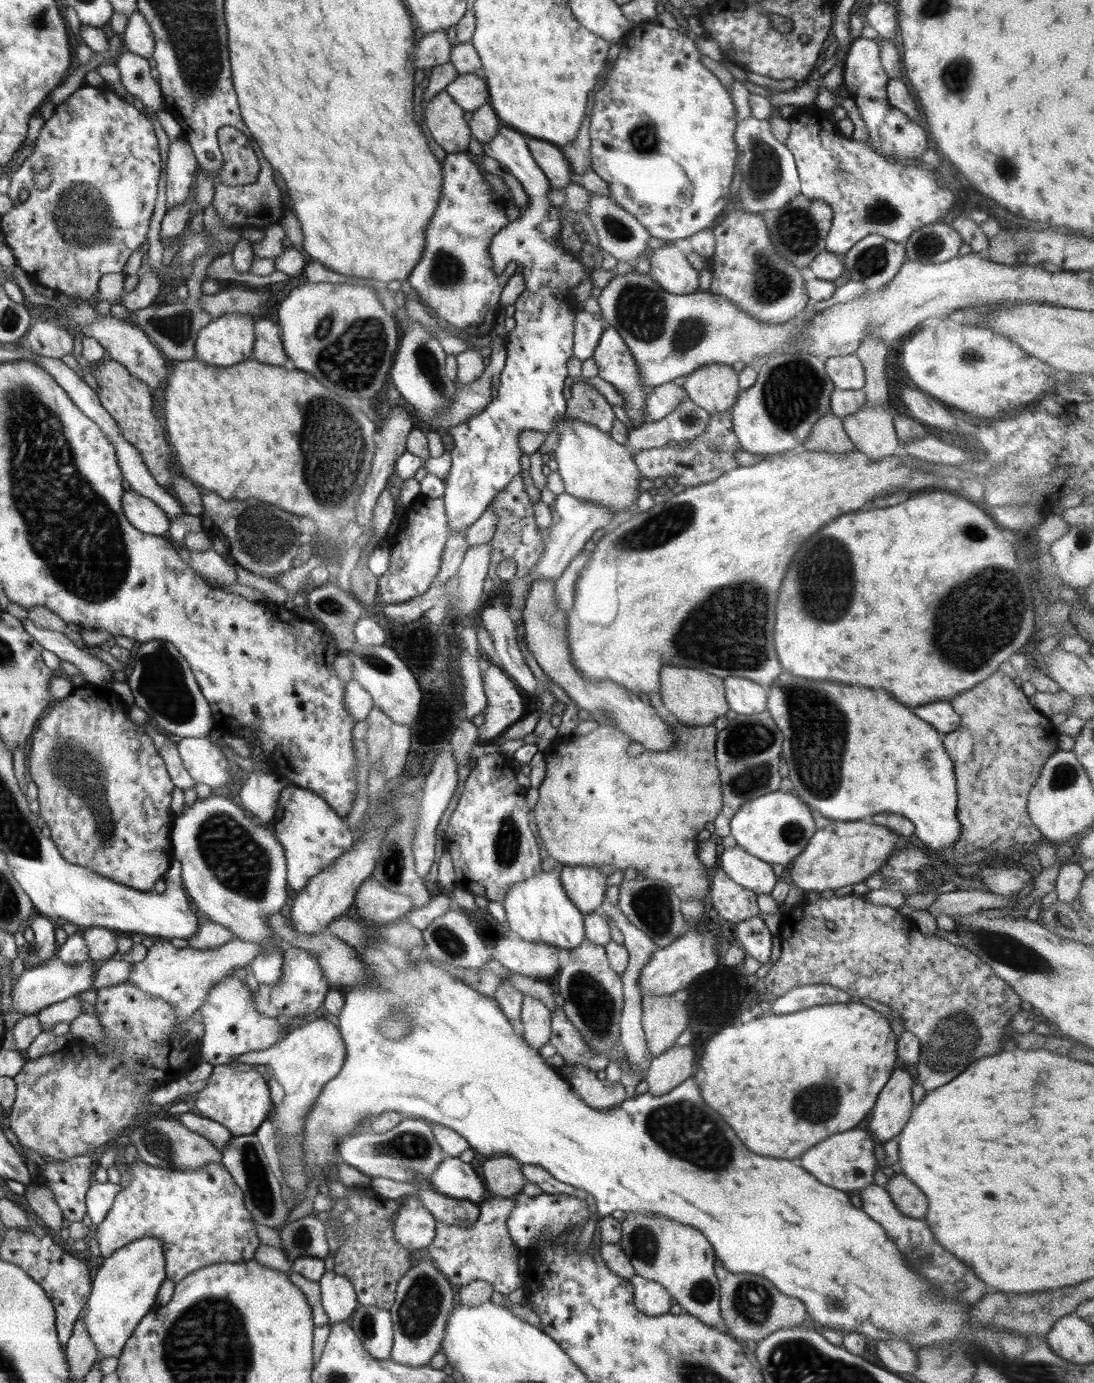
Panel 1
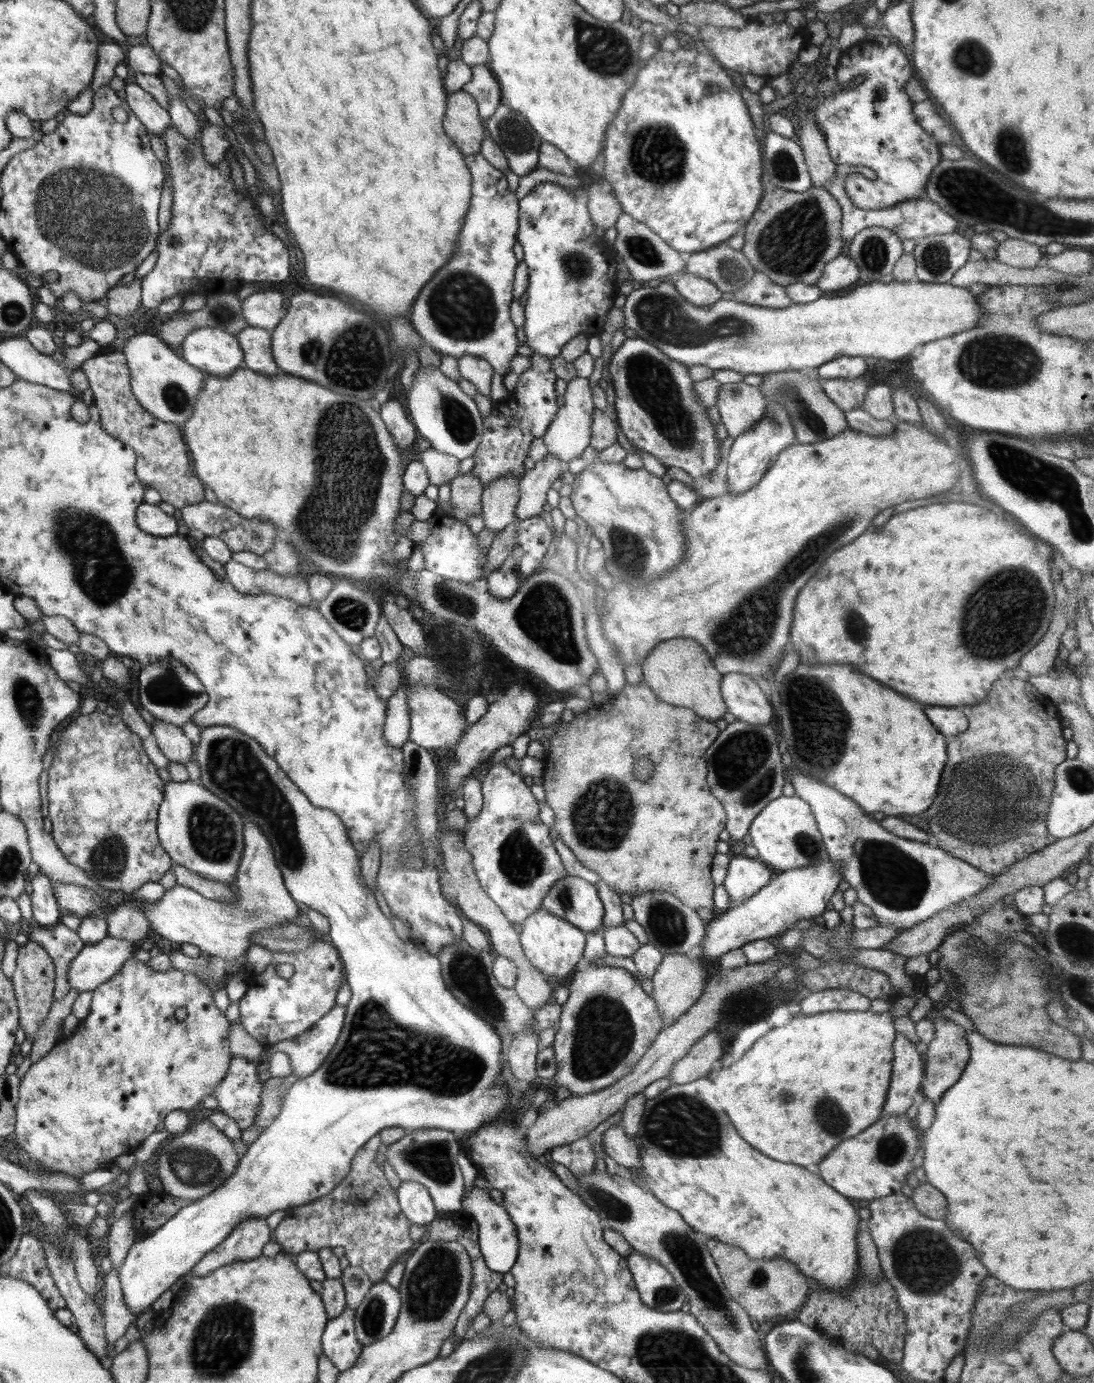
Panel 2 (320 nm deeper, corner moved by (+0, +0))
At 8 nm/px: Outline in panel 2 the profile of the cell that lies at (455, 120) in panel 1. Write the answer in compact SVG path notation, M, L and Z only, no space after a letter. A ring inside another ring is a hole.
M463 91L447 94L442 128L463 156L480 153L484 128L474 98Z

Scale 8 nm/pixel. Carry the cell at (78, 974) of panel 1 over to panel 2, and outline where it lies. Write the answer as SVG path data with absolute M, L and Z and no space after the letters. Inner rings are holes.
M112 937L84 945L68 969L70 990L76 989L79 994L93 992L98 986L108 982L126 960L134 956L134 950L136 943Z

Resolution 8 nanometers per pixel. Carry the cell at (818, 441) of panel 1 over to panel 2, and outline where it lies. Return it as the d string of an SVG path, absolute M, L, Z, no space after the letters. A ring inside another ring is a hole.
M782 371L763 375L762 383L758 386L767 402L777 402L787 410L795 430L795 437L800 444L812 444L832 438L849 428L845 412L832 402L821 387L821 380L808 371Z

